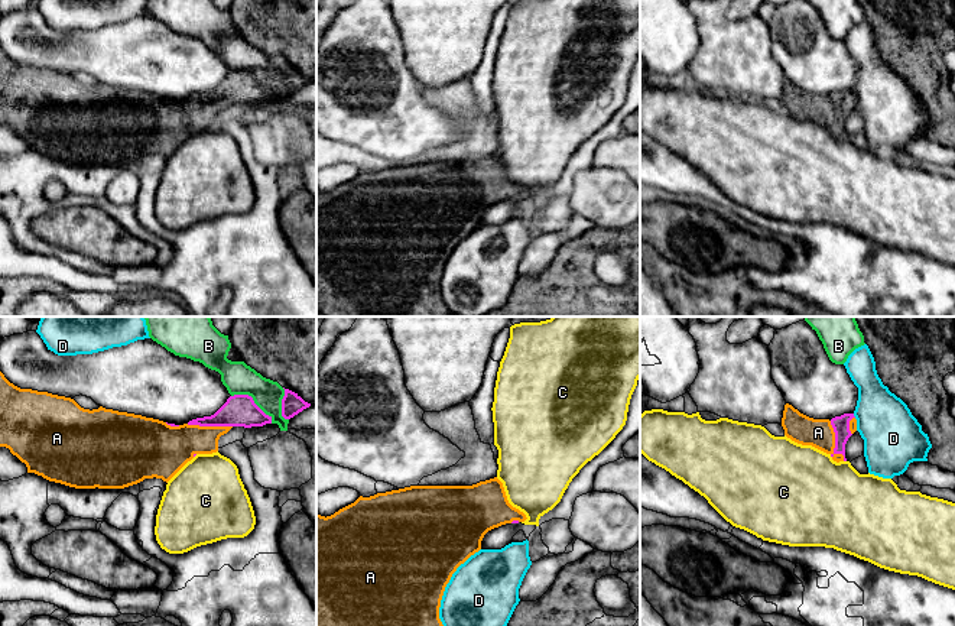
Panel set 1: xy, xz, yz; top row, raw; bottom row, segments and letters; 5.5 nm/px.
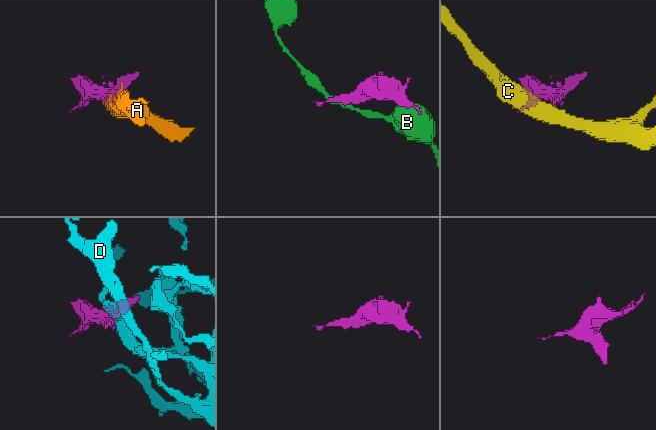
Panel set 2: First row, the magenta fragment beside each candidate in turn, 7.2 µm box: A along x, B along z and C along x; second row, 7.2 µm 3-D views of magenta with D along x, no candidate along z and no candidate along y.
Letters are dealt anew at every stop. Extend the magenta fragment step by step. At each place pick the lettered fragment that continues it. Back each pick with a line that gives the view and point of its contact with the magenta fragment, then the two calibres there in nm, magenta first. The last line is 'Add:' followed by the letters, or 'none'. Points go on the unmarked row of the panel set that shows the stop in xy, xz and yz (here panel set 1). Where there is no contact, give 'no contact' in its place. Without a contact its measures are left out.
A: yz (835, 119) | 100/160 nm
Add: A

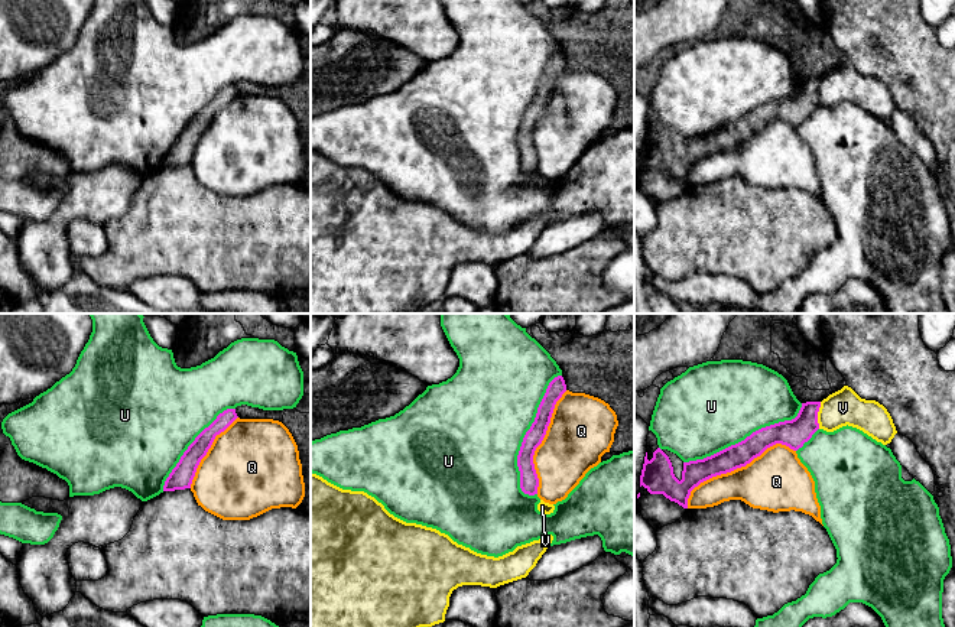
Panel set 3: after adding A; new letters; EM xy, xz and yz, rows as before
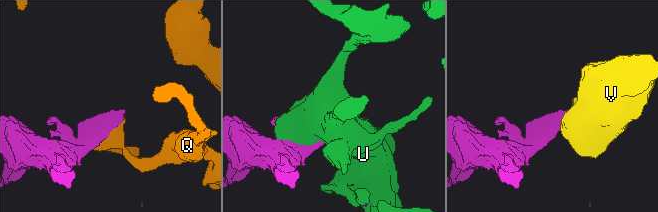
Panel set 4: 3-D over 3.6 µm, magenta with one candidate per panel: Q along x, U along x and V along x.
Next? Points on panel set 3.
Add: none

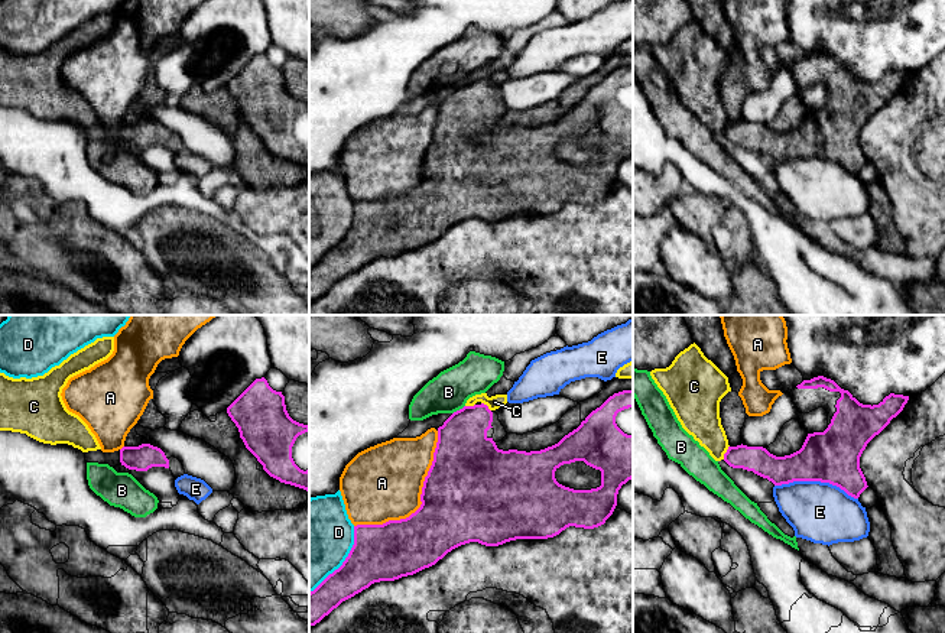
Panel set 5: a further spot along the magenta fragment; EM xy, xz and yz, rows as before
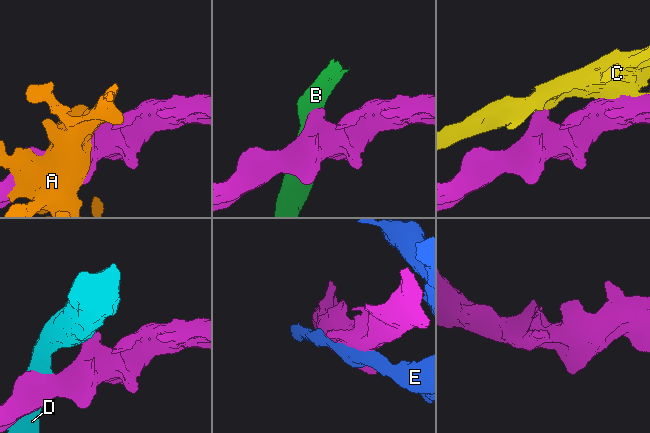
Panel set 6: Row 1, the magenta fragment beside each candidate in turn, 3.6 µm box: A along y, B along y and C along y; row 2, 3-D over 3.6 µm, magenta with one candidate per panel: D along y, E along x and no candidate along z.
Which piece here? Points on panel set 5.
Add: none

